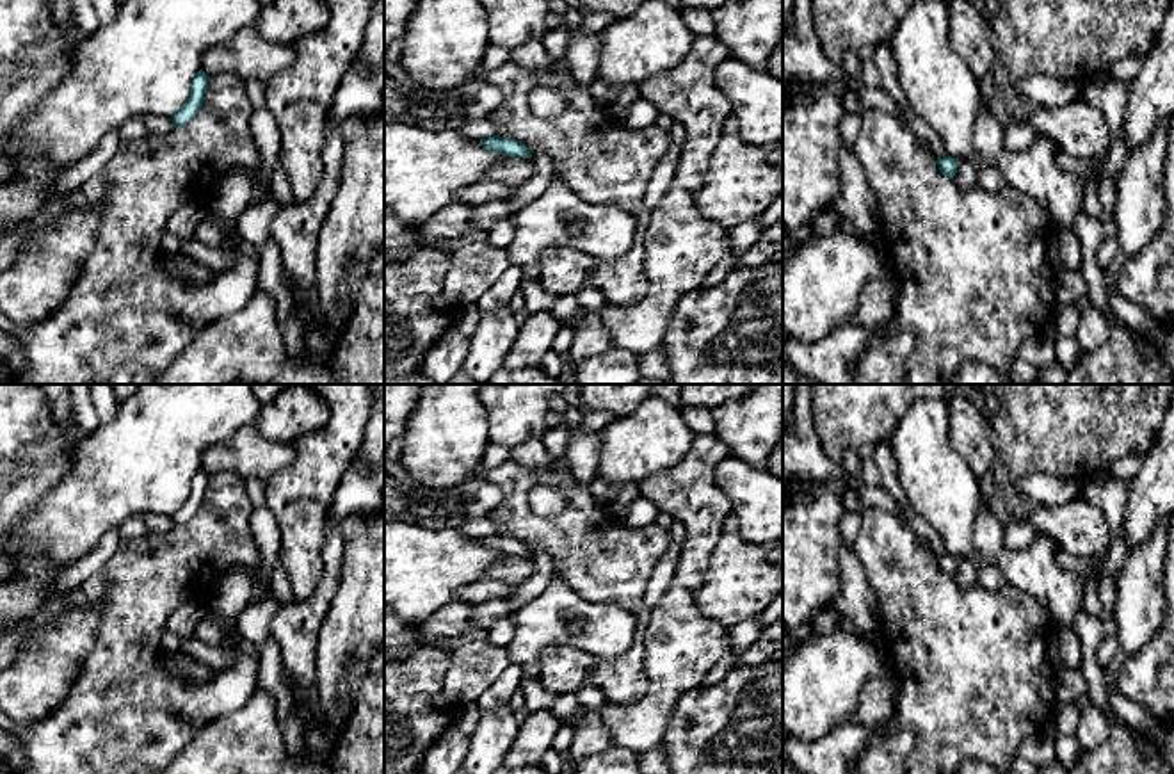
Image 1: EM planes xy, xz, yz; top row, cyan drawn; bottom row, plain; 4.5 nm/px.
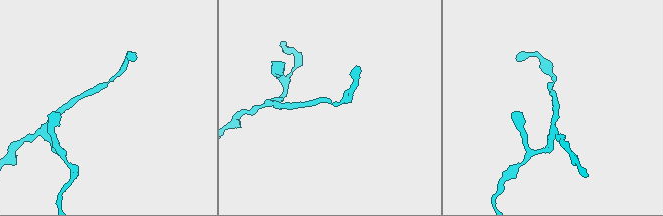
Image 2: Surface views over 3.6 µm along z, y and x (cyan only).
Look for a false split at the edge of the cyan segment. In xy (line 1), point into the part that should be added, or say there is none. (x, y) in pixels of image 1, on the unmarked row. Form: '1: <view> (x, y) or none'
1: none

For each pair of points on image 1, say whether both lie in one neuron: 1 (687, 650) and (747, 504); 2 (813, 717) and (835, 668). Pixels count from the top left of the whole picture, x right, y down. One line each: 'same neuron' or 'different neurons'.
1: different neurons
2: same neuron

